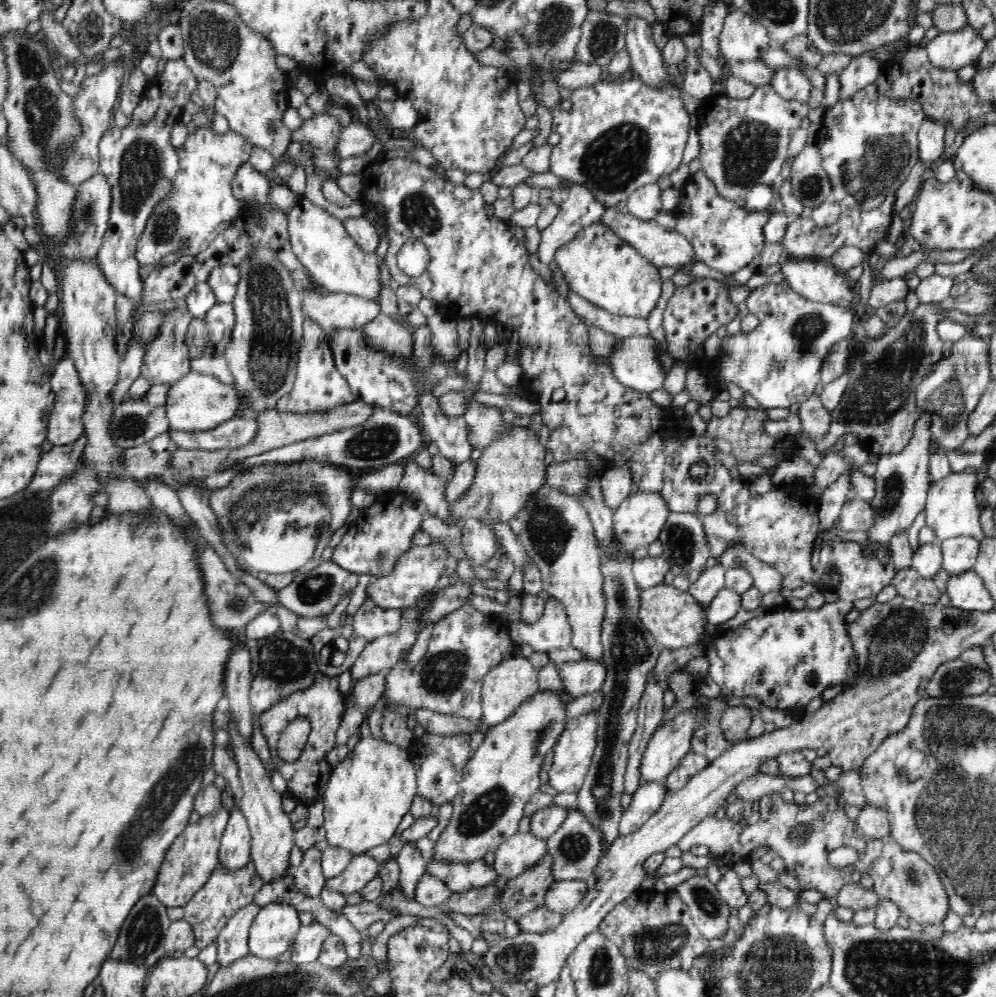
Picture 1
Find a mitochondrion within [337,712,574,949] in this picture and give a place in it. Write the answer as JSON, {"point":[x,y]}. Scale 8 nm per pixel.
{"point":[485,810]}

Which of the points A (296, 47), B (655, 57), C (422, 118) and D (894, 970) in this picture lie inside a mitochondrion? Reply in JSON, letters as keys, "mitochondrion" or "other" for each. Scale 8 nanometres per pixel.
{"A":"other","B":"other","C":"other","D":"mitochondrion"}

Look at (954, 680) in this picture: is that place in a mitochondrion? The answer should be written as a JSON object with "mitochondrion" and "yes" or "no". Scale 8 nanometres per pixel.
{"mitochondrion":"yes"}

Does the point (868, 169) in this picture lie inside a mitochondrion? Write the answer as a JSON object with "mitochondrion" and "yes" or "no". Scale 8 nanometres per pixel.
{"mitochondrion":"yes"}

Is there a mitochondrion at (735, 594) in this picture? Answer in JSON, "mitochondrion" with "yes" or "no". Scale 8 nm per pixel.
{"mitochondrion":"no"}

